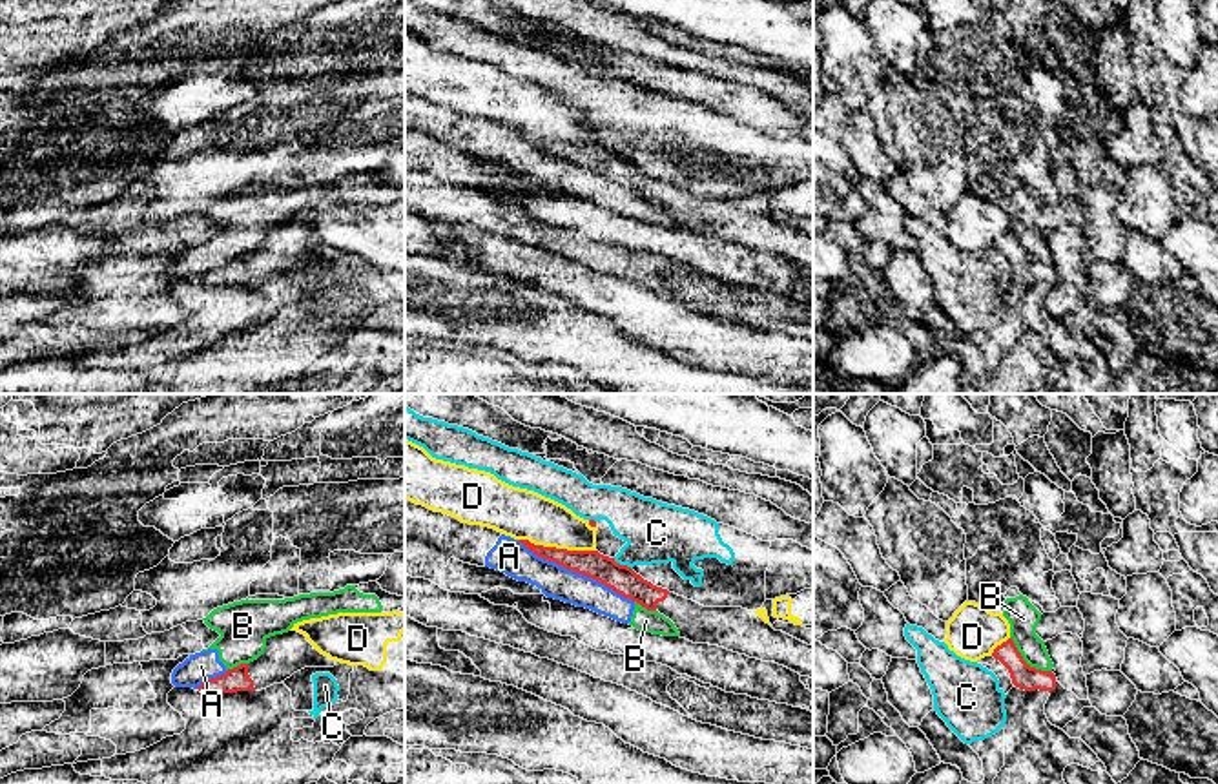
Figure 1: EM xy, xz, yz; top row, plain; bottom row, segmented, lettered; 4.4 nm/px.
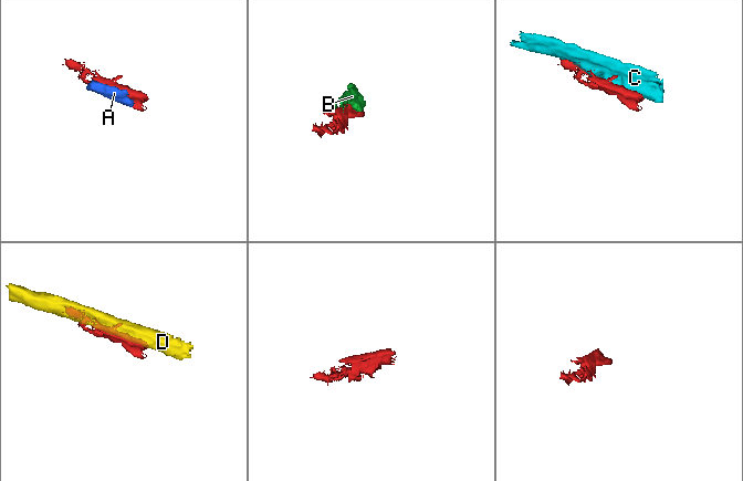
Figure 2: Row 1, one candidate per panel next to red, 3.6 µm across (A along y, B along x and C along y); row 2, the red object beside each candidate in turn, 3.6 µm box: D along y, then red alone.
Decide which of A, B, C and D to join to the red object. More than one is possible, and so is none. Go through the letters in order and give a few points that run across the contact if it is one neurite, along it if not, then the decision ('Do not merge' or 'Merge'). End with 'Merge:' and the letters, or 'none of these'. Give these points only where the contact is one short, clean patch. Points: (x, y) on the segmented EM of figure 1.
A: Do not merge
B: Do not merge
C: Do not merge
D: Do not merge
Merge: none of these

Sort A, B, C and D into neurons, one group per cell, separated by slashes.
A B / C / D

